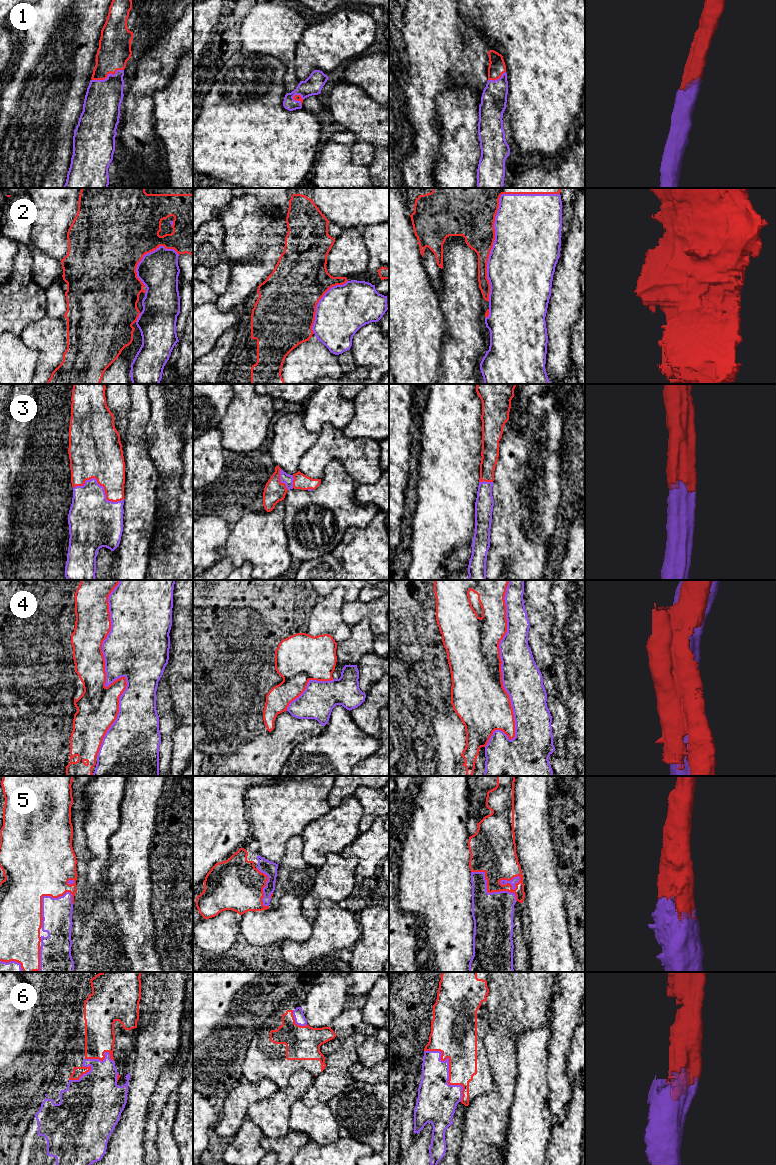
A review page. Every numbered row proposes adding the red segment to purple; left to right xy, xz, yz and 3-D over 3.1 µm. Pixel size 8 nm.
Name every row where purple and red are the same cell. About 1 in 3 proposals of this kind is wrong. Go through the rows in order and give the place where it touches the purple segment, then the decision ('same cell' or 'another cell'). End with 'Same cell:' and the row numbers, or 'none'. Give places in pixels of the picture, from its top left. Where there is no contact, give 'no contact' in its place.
1: contact xy (107, 76); same cell
2: contact yz (495, 219); same cell
3: contact xy (101, 486); same cell
4: contact xy (106, 681); another cell
5: contact yz (489, 893); same cell
6: contact yz (448, 1070); same cell
Same cell: 1, 2, 3, 5, 6

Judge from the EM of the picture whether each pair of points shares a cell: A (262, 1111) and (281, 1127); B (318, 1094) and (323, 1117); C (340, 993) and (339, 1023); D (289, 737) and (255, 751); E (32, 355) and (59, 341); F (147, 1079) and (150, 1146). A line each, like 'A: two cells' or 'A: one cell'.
A: one cell
B: two cells
C: two cells
D: one cell
E: two cells
F: two cells

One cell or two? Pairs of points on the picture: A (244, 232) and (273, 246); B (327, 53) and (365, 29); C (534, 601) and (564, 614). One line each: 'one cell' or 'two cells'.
A: two cells
B: one cell
C: two cells

